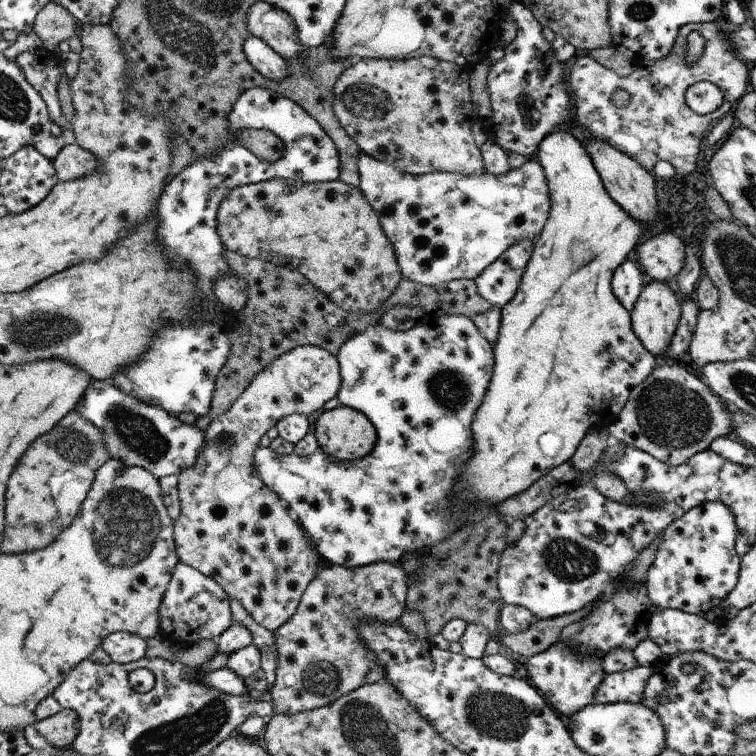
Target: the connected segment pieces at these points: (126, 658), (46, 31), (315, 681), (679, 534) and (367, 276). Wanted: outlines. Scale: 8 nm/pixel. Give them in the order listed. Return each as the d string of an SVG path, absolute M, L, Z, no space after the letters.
M124 631L109 634L102 641L102 648L108 653L111 660L118 664L128 664L146 657L149 642L141 635L130 634Z
M49 2L37 14L33 28L38 38L42 38L42 52L56 54L60 42L78 35L79 23L64 6Z
M375 562L358 568L325 564L302 594L296 614L273 632L275 643L269 654L277 655L276 678L269 687L274 704L273 715L298 714L332 704L337 698L350 694L366 683L366 674L373 667L370 648L360 640L362 620L390 624L396 622L407 609L406 599L409 581L400 566L395 563Z
M705 502L667 526L646 576L650 602L660 609L678 609L695 615L703 615L718 608L738 582L741 556L736 554L735 540L739 537L741 532L736 528L734 514L722 502Z
M270 179L239 185L218 206L217 221L218 234L227 249L300 272L336 306L348 312L370 314L382 310L403 277L394 246L388 240L378 214L359 187L350 186L340 179L313 183Z

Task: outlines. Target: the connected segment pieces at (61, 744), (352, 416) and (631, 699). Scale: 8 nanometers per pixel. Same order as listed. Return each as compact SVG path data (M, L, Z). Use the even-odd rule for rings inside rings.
M60 709L60 712L44 720L37 720L35 728L48 744L59 750L69 749L80 732L79 715L72 709Z
M340 406L323 412L314 424L319 448L328 456L341 461L353 461L370 454L377 441L377 432L368 417L359 410Z
M638 665L629 671L605 675L594 694L594 703L642 703L652 671L651 667Z

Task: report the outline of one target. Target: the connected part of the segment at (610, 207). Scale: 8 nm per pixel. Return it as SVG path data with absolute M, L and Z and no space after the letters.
M554 130L550 132L544 140L540 141L540 146L535 155L536 160L542 165L548 188L551 194L551 209L548 220L535 240L532 256L528 260L526 270L522 274L520 286L514 294L514 298L507 302L501 308L500 332L498 332L498 340L493 345L494 366L491 373L490 384L488 390L484 394L481 407L474 414L474 422L470 430L472 430L472 438L474 438L474 454L472 458L466 462L462 468L460 478L456 480L456 494L452 498L452 508L448 514L464 514L458 504L470 504L474 500L484 500L486 504L492 504L493 507L499 505L503 500L508 500L516 494L520 494L528 490L537 480L546 476L554 468L558 468L564 462L569 462L575 450L578 448L579 442L590 428L602 430L614 423L618 414L622 412L622 408L626 406L632 388L636 388L638 384L642 384L648 374L654 370L656 366L655 356L644 348L638 336L634 334L631 326L631 312L618 302L618 298L612 292L611 280L614 271L627 258L630 250L639 244L639 239L644 235L647 227L640 222L636 222L628 212L619 204L616 204L612 197L608 194L600 174L596 172L592 158L588 156L584 143L576 139L570 132Z

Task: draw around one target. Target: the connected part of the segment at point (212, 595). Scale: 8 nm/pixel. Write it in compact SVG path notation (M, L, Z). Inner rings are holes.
M181 561L173 571L165 598L162 598L158 618L161 618L159 634L170 644L179 643L181 646L218 638L233 624L230 598L226 591L218 586L215 579Z

